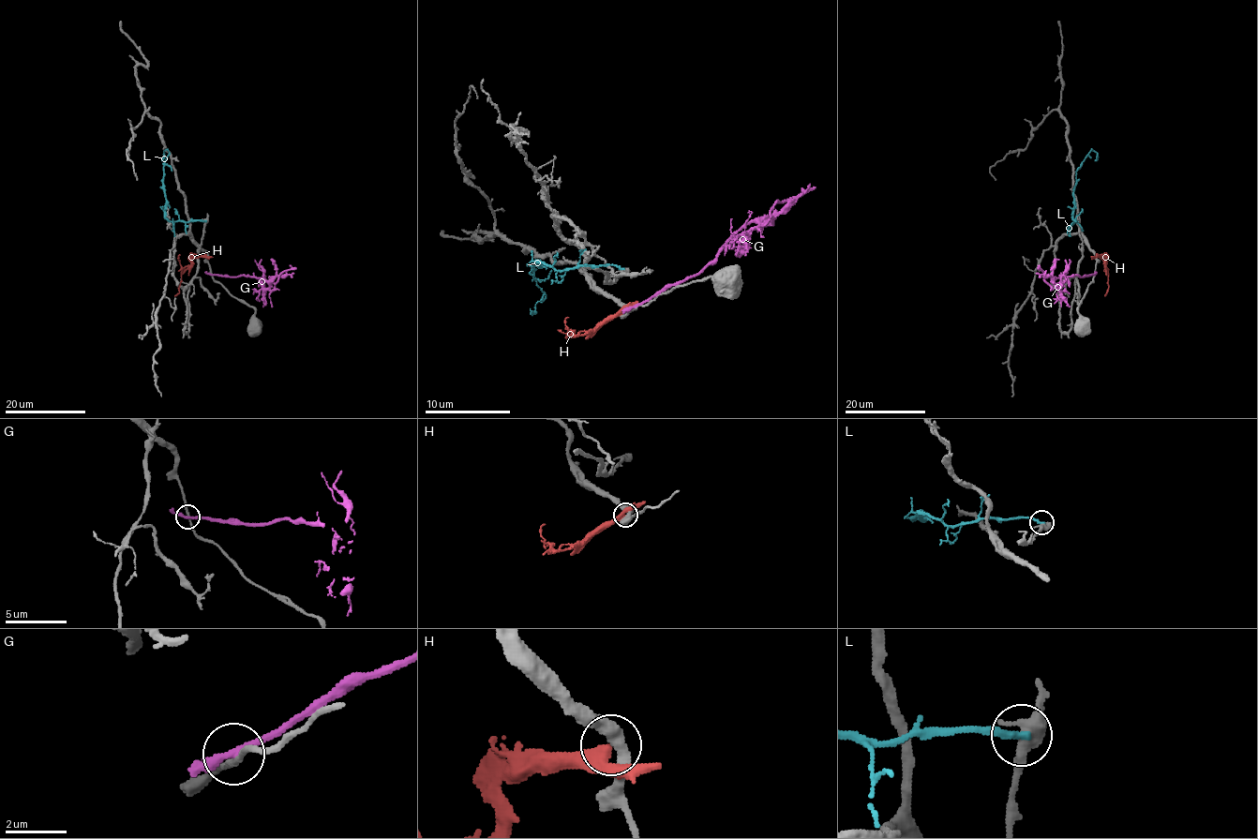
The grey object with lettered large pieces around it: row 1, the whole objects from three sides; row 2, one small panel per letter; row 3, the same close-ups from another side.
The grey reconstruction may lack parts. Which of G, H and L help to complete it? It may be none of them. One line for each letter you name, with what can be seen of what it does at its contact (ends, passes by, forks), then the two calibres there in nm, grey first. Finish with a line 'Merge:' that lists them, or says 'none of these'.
Merge: none of these

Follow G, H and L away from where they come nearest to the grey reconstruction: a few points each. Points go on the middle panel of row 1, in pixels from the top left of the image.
G: (635, 306), (674, 284), (697, 276), (726, 242), (755, 222), (755, 227), (744, 235), (741, 246), (726, 246)
H: (624, 310), (601, 321), (592, 329), (571, 336), (558, 329)
L: (622, 267), (577, 265), (554, 269), (537, 263), (532, 269), (534, 280), (546, 293), (534, 312), (531, 307)

